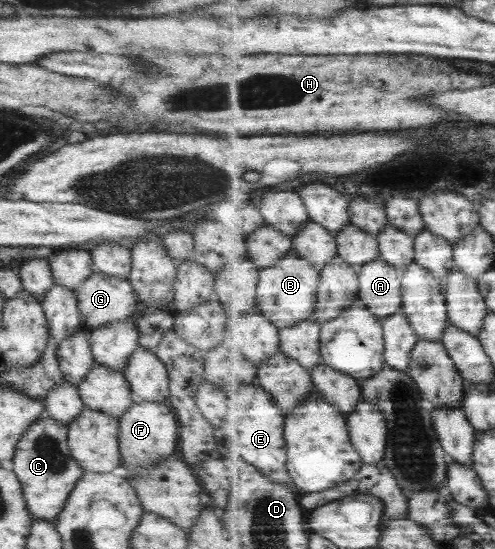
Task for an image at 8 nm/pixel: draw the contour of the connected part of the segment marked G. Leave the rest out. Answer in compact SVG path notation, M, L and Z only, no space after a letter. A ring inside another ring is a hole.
M92 271L92 275L87 277L75 290L78 309L82 324L89 329L99 328L104 324L117 322L119 320L134 319L140 309L139 300L128 280L101 274Z

